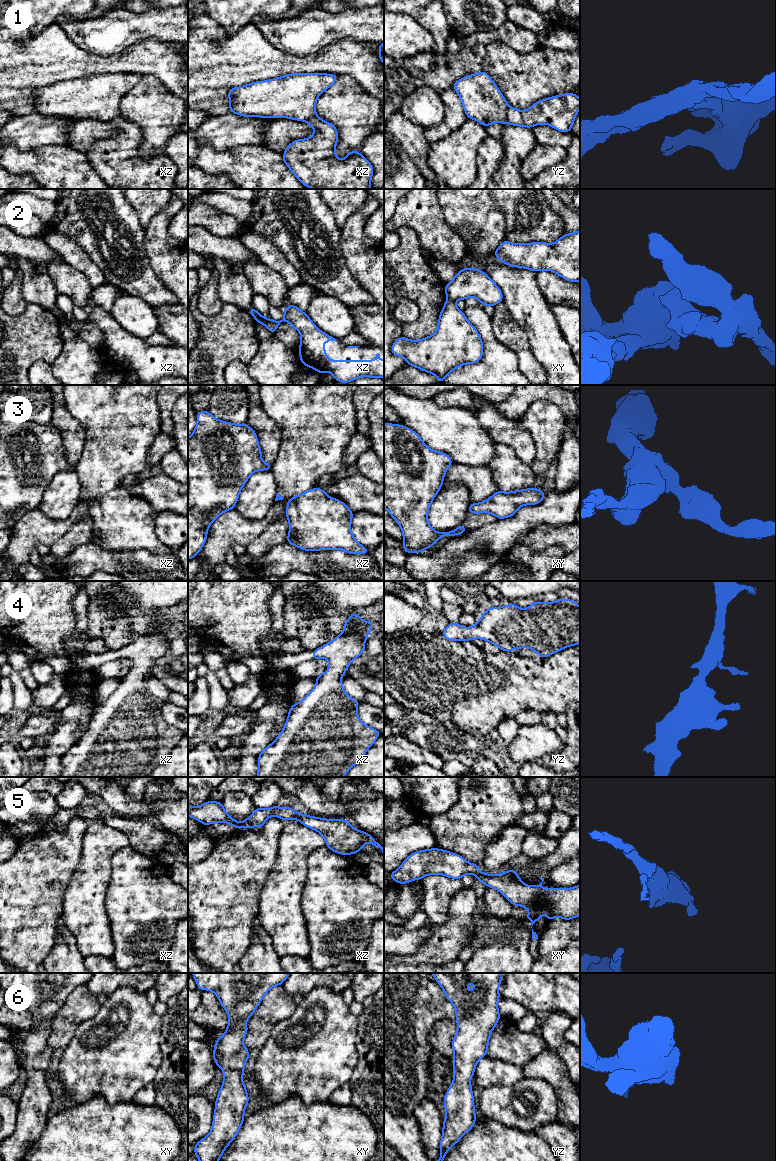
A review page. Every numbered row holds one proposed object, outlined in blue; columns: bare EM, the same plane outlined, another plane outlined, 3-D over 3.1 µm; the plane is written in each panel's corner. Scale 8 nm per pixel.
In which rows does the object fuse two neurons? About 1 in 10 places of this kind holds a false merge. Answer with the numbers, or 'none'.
1, 2

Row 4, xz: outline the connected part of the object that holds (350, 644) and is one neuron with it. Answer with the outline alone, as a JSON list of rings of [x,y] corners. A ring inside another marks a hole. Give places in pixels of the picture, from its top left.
[[[350,613],[344,623],[343,632],[312,652],[312,660],[325,658],[329,668],[316,677],[315,687],[299,703],[292,704],[284,728],[278,737],[258,755],[258,772],[256,777],[344,777],[351,767],[358,764],[367,750],[375,743],[380,731],[366,726],[358,717],[359,702],[348,696],[343,689],[341,677],[347,673],[352,661],[365,651],[365,641],[373,622],[360,618],[357,613]]]

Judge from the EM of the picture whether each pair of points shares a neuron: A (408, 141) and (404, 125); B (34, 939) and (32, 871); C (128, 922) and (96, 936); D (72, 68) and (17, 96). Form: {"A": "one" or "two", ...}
{"A": "one", "B": "one", "C": "two", "D": "two"}

